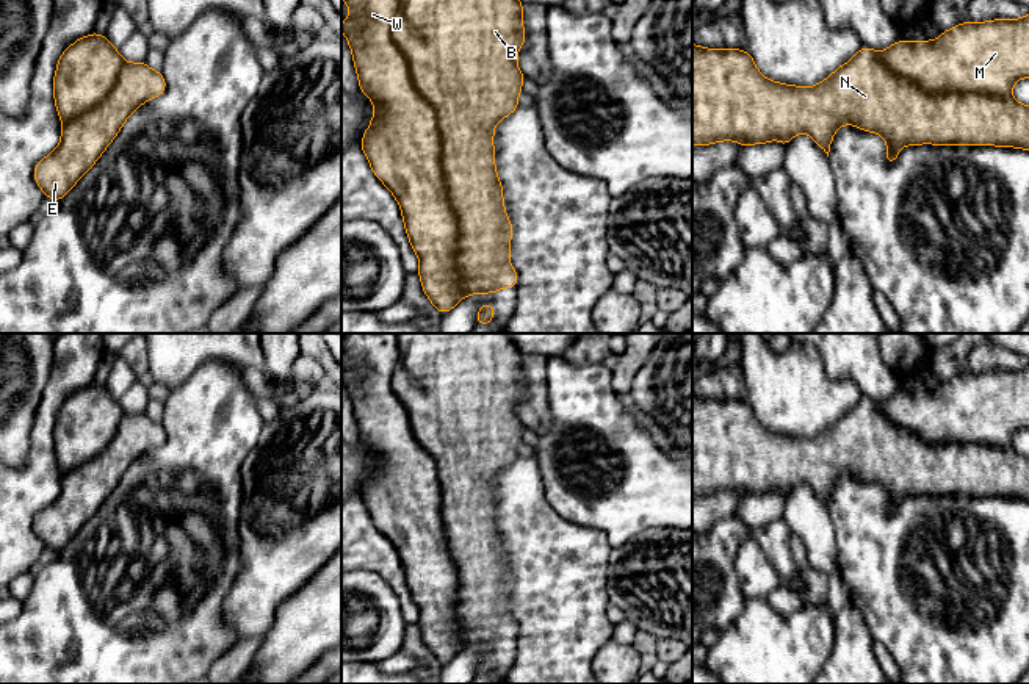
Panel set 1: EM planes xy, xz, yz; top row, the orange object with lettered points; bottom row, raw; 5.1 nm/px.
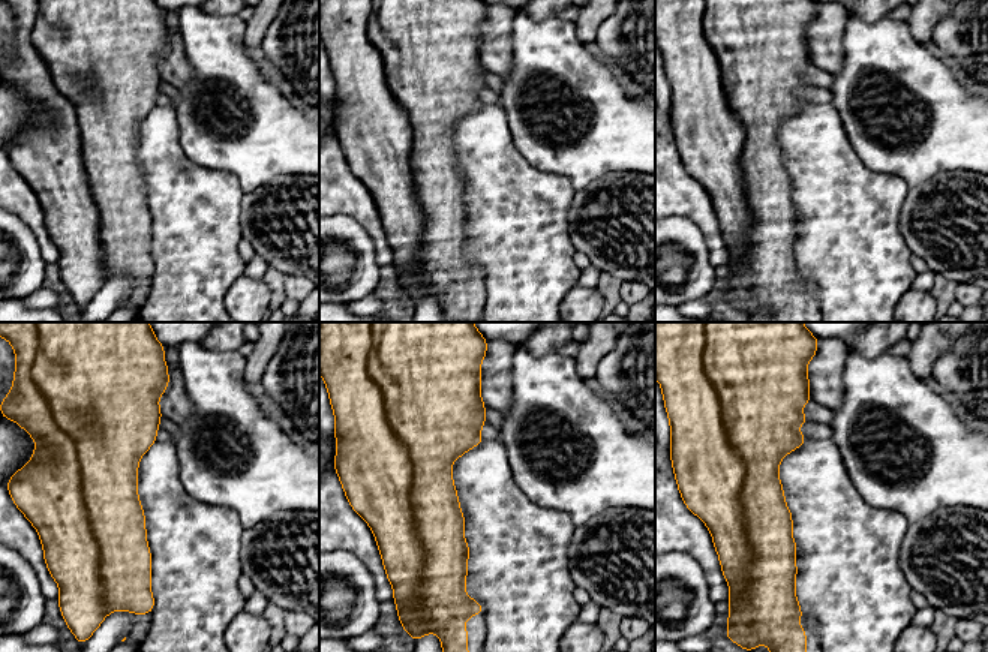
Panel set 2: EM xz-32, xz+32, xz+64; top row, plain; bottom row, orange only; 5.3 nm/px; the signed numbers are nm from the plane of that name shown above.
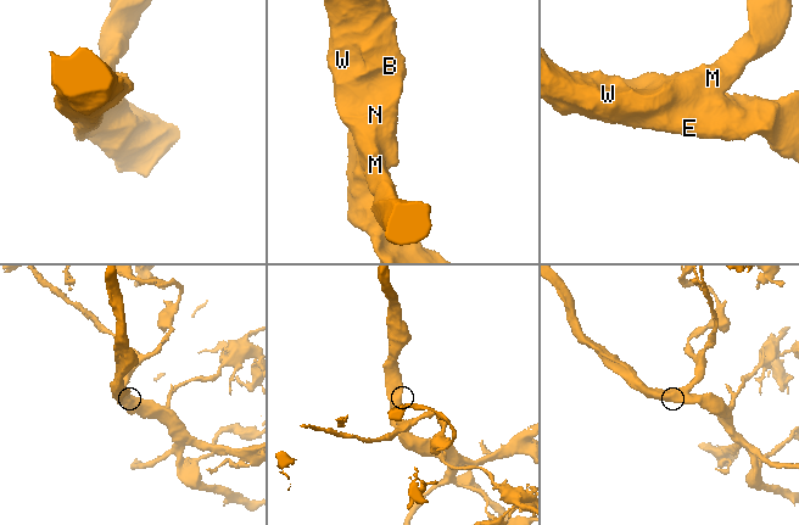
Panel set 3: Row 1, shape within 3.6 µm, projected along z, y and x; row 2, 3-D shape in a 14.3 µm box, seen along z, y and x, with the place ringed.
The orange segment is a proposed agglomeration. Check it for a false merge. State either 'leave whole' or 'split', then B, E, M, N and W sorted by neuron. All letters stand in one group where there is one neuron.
leave whole | B E M N W

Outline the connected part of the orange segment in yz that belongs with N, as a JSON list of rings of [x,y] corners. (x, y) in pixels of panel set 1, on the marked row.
[[[1029,14],[1016,20],[962,22],[943,31],[937,41],[896,41],[883,52],[861,45],[850,61],[811,88],[767,80],[747,50],[703,49],[692,44],[692,146],[735,139],[742,149],[780,139],[786,149],[793,136],[805,131],[829,157],[835,131],[844,124],[852,124],[883,136],[888,144],[885,160],[890,164],[897,160],[902,146],[916,144],[1001,146],[1029,150],[1029,106],[1012,97],[1015,81],[1026,77],[1029,77]]]

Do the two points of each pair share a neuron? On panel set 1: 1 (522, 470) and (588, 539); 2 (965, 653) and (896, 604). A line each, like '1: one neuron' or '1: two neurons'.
1: one neuron
2: one neuron

